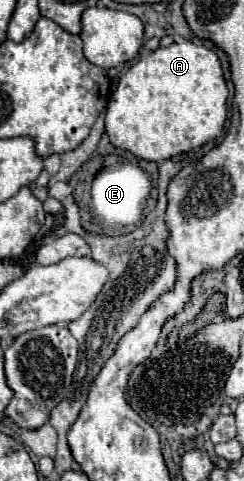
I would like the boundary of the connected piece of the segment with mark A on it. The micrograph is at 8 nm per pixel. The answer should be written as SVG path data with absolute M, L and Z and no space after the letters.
M178 40L166 48L150 52L146 58L140 58L120 76L116 90L108 100L104 126L110 142L116 148L128 150L140 160L158 162L188 152L192 148L200 148L204 142L210 142L216 136L220 136L228 114L226 100L228 100L228 88L222 76L218 56L204 46Z

